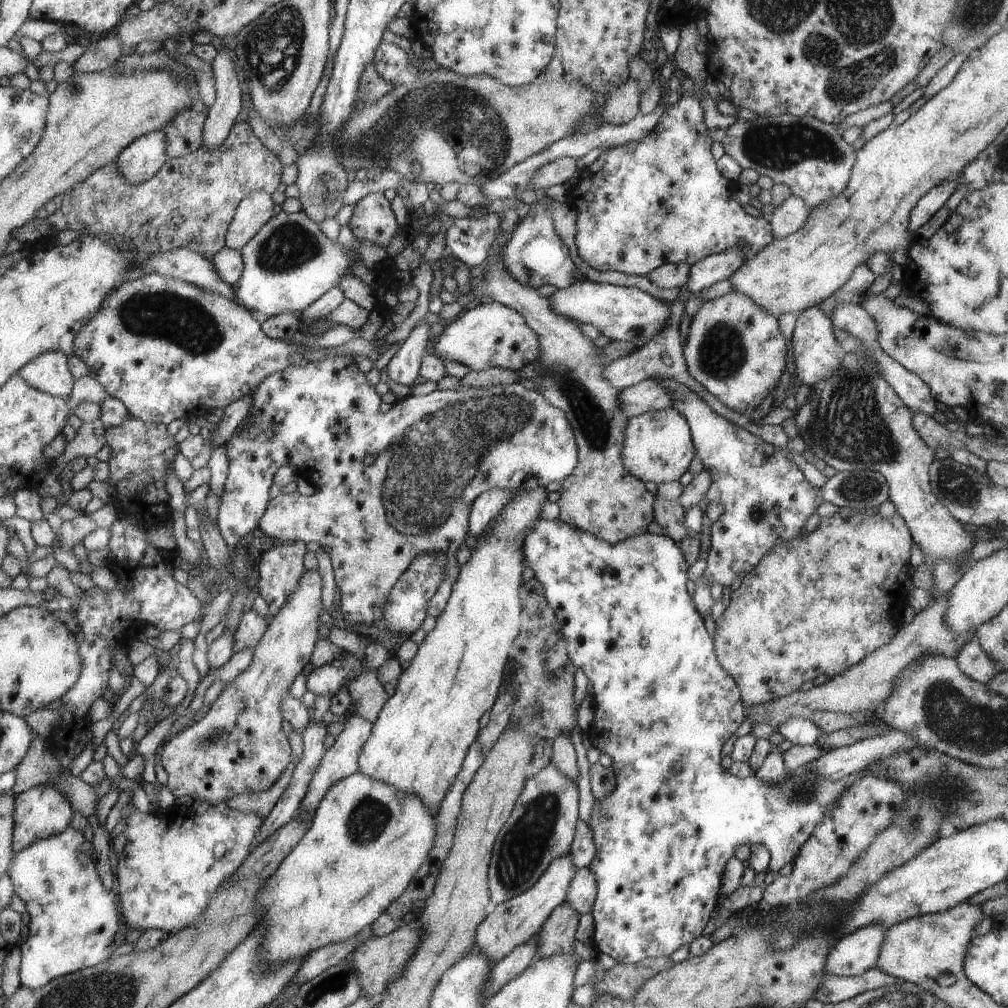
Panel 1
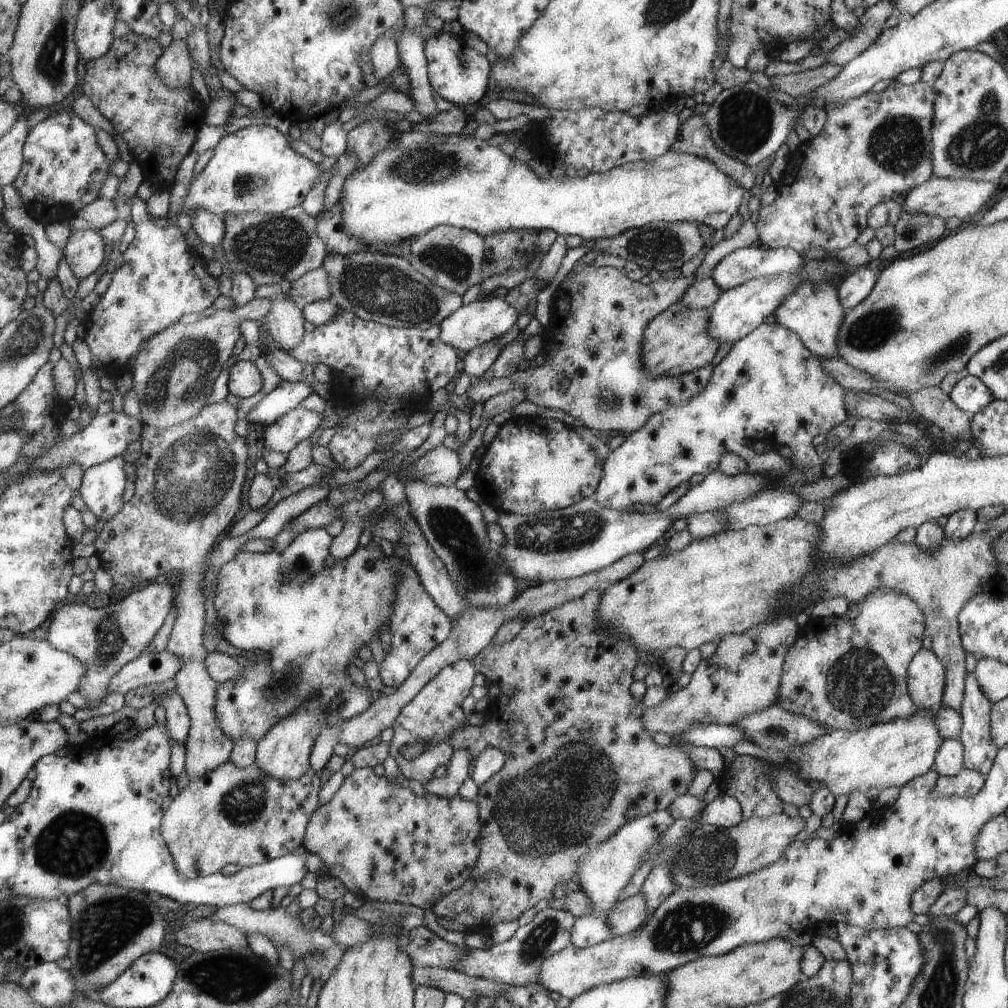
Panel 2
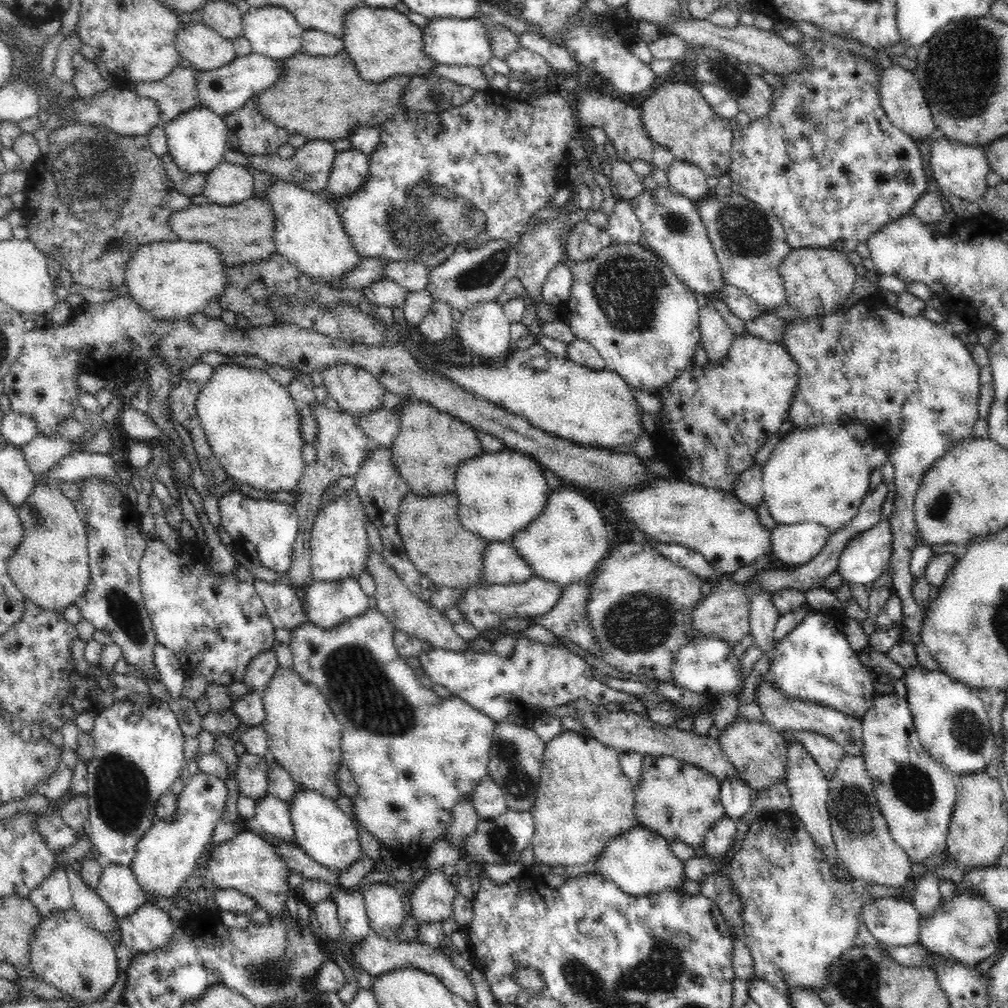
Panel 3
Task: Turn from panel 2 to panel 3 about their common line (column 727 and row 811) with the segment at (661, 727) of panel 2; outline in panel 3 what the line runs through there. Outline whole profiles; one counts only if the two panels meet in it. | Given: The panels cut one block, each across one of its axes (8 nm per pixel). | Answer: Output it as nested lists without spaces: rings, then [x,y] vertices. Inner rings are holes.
[[[642,755],[642,778],[640,784],[634,786],[636,825],[648,827],[663,835],[668,843],[680,841],[695,849],[704,842],[706,833],[720,820],[726,816],[721,803],[721,781],[712,776],[708,771],[698,768],[689,762],[671,756]]]

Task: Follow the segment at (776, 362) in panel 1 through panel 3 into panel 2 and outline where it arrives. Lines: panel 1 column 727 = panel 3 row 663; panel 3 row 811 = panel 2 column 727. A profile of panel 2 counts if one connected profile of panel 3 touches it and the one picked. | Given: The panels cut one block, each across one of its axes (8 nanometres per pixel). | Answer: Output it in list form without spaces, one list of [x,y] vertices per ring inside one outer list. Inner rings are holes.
[[[771,320],[764,322],[750,332],[748,336],[745,336],[744,339],[741,338],[737,343],[732,345],[725,358],[713,369],[709,384],[700,395],[694,396],[688,404],[674,404],[674,406],[670,406],[668,410],[658,412],[657,415],[649,419],[649,422],[646,423],[644,427],[636,432],[632,432],[630,436],[626,437],[626,440],[622,442],[621,446],[614,451],[609,451],[608,456],[605,458],[605,475],[602,476],[601,486],[598,487],[597,495],[594,496],[594,502],[598,502],[596,506],[617,511],[625,511],[630,504],[637,504],[638,502],[640,502],[640,504],[650,504],[650,506],[657,505],[668,492],[672,492],[676,486],[682,484],[684,480],[689,480],[694,474],[706,476],[716,471],[720,467],[721,456],[724,455],[725,452],[732,452],[738,454],[740,458],[744,458],[744,460],[746,460],[746,466],[748,466],[748,470],[746,470],[748,474],[760,474],[760,476],[770,476],[770,478],[778,478],[778,476],[786,474],[786,472],[788,472],[789,462],[779,455],[778,452],[766,449],[764,453],[757,454],[752,449],[751,443],[758,440],[763,441],[767,445],[773,445],[773,447],[788,446],[792,452],[790,458],[792,468],[802,471],[802,474],[806,476],[806,483],[818,482],[818,480],[824,476],[824,461],[816,452],[812,440],[815,436],[820,436],[820,434],[827,437],[832,428],[840,425],[841,422],[844,422],[844,420],[848,418],[849,411],[846,408],[846,398],[848,398],[848,391],[844,390],[844,388],[830,376],[830,373],[826,374],[826,372],[824,372],[819,357],[814,356],[813,353],[809,351],[808,346],[801,340],[798,333],[792,332],[792,330],[784,328],[781,324],[776,324]]]

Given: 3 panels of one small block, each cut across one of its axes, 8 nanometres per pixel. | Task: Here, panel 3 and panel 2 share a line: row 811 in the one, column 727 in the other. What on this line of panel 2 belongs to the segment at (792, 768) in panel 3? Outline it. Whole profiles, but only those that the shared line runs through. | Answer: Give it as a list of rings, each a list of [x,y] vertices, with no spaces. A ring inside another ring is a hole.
[[[722,792],[705,806],[700,824],[727,829],[736,826],[742,819],[740,802]]]

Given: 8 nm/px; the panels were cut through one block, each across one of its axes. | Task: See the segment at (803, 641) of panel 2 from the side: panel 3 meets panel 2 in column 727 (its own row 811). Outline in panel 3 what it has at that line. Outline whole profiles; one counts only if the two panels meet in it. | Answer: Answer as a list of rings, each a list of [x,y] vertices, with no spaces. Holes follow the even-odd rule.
[[[563,730],[547,742],[538,794],[530,812],[535,822],[531,846],[535,862],[580,866],[602,856],[615,836],[636,825],[635,790],[621,770],[619,753],[596,739]]]

